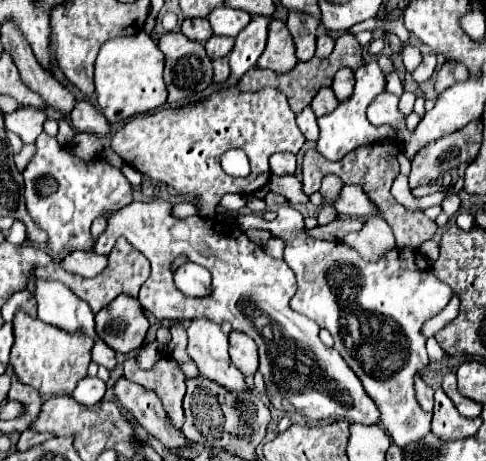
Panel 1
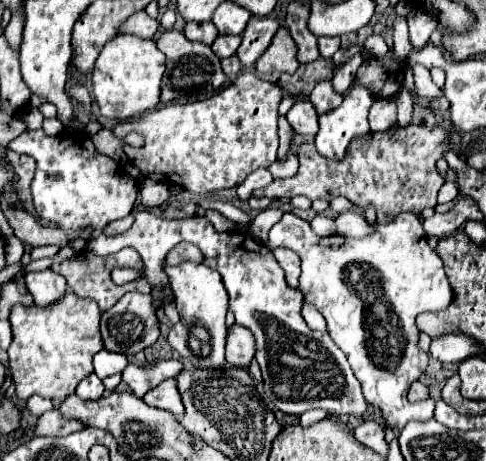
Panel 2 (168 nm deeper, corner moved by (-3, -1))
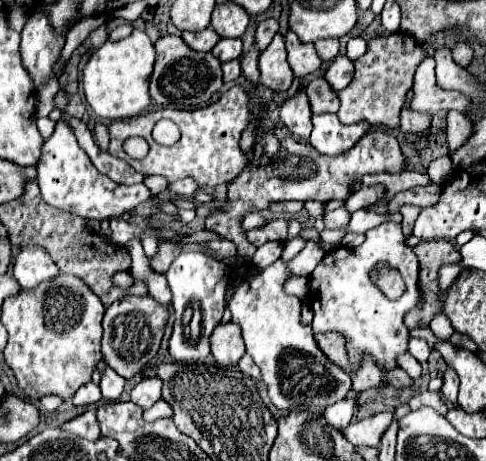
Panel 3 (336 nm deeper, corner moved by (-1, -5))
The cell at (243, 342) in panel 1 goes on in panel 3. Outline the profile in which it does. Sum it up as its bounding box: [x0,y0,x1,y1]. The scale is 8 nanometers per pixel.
[211,323,245,365]

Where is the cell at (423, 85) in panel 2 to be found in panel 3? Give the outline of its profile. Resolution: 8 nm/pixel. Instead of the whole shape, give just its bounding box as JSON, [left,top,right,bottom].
[411,57,469,115]

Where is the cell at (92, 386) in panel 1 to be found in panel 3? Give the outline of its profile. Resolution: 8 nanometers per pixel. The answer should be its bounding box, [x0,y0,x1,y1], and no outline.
[73,383,101,405]

